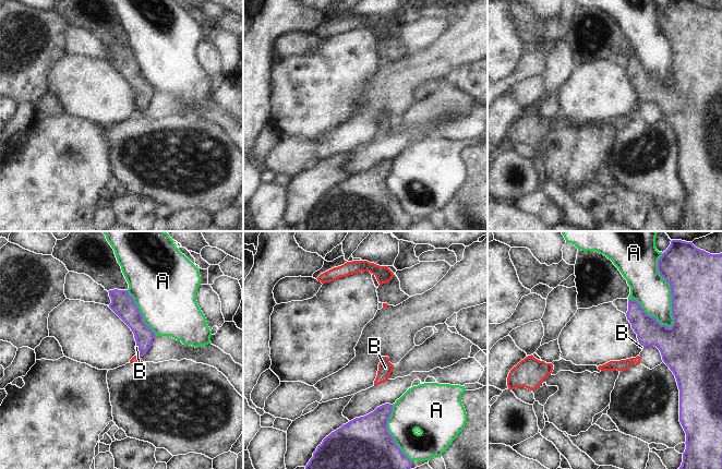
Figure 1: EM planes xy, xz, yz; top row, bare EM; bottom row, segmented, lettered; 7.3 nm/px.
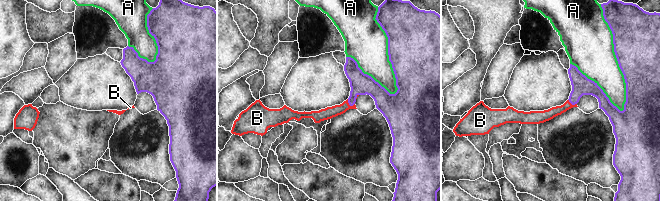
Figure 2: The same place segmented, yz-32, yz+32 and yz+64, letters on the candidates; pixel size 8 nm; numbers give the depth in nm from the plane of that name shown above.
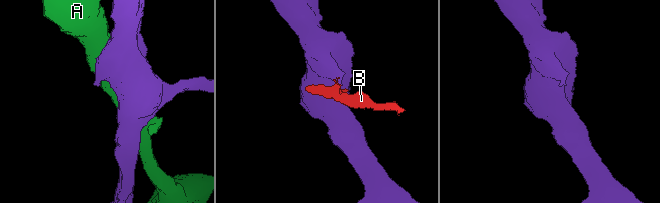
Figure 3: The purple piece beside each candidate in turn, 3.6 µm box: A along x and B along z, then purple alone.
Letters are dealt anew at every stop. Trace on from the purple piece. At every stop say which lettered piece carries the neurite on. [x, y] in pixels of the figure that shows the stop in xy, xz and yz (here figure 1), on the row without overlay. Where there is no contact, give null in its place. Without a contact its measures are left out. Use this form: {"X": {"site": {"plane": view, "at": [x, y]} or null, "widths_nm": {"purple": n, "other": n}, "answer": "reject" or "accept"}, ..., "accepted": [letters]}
{"A": {"site": {"plane": "yz", "at": [671, 47]}, "widths_nm": {"purple": 400, "other": 260}, "answer": "reject"}, "B": {"site": {"plane": "xy", "at": [139, 105]}, "widths_nm": {"purple": 140, "other": 30}, "answer": "accept"}, "accepted": ["B"]}

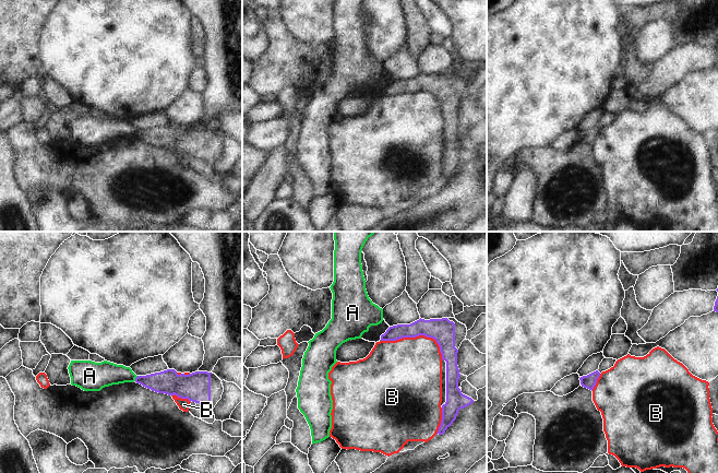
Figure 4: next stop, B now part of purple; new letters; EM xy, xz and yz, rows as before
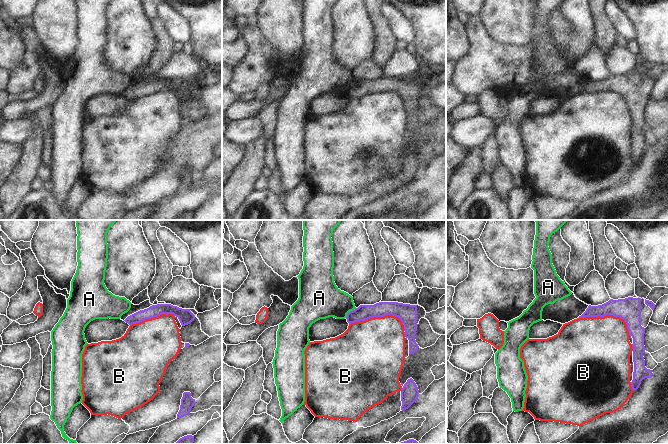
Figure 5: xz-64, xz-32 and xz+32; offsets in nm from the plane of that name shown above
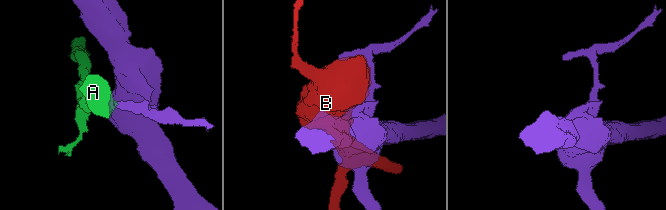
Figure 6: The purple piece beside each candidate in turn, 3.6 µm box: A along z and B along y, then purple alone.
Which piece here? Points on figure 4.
{"A": {"site": {"plane": "xy", "at": [135, 133]}, "widths_nm": {"purple": 180, "other": 190}, "answer": "reject"}, "B": {"site": {"plane": "xz", "at": [417, 91]}, "widths_nm": {"purple": 180, "other": 460}, "answer": "reject"}, "accepted": []}

